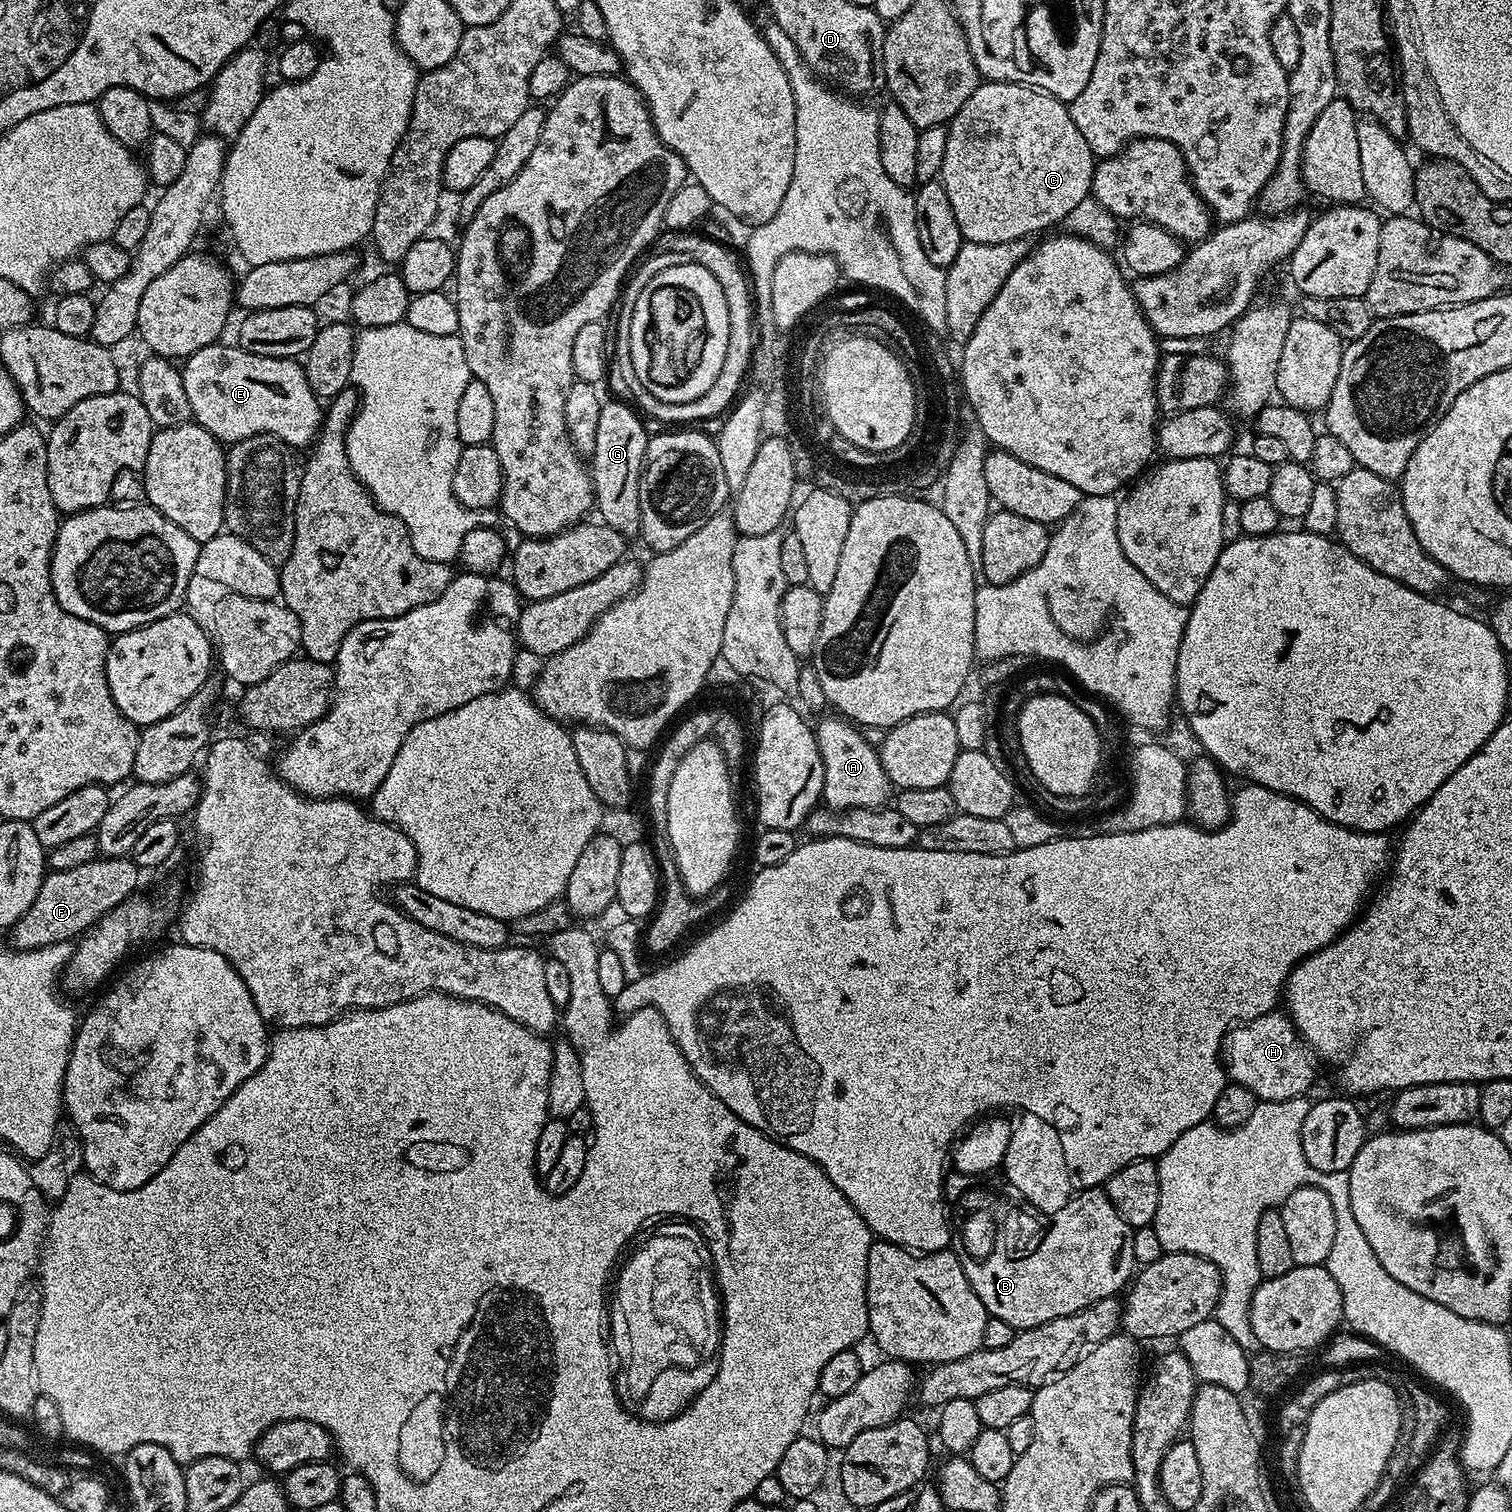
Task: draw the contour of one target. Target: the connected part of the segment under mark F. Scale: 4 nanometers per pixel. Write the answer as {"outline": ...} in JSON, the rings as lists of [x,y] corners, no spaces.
{"outline":[[[128,856],[97,858],[71,870],[49,871],[38,890],[38,898],[34,898],[34,906],[12,925],[11,943],[21,949],[75,941],[123,900],[137,895],[140,876],[142,869]]]}

